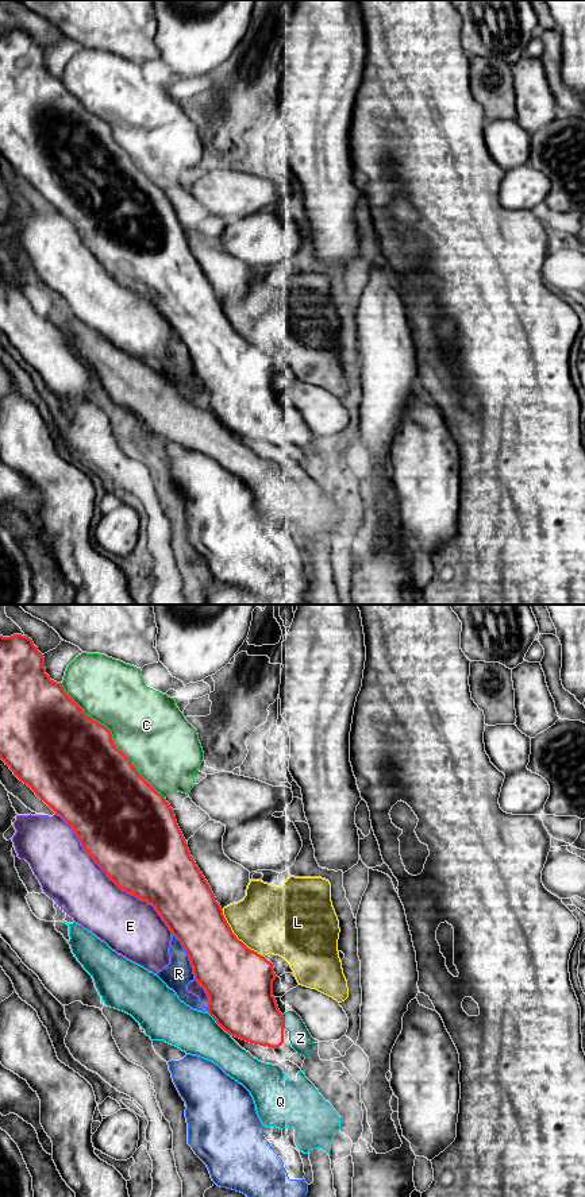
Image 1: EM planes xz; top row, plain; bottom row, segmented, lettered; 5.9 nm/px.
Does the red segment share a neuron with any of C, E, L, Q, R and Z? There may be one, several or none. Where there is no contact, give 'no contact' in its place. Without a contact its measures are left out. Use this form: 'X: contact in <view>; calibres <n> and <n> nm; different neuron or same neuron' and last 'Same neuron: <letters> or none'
C: contact in xz; calibres 500 and 420 nm; different neuron
E: contact in xz; calibres 500 and 340 nm; different neuron
L: contact in xz; calibres 400 and 400 nm; different neuron
Q: contact in xz; calibres 380 and 260 nm; different neuron
R: contact in xz; calibres 360 and 170 nm; different neuron
Z: contact in xz; calibres 360 and 130 nm; same neuron
Same neuron: Z

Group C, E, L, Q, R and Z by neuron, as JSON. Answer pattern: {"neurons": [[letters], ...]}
{"neurons": [["C"], ["E"], ["L"], ["Q"], ["R"], ["Z"]]}

